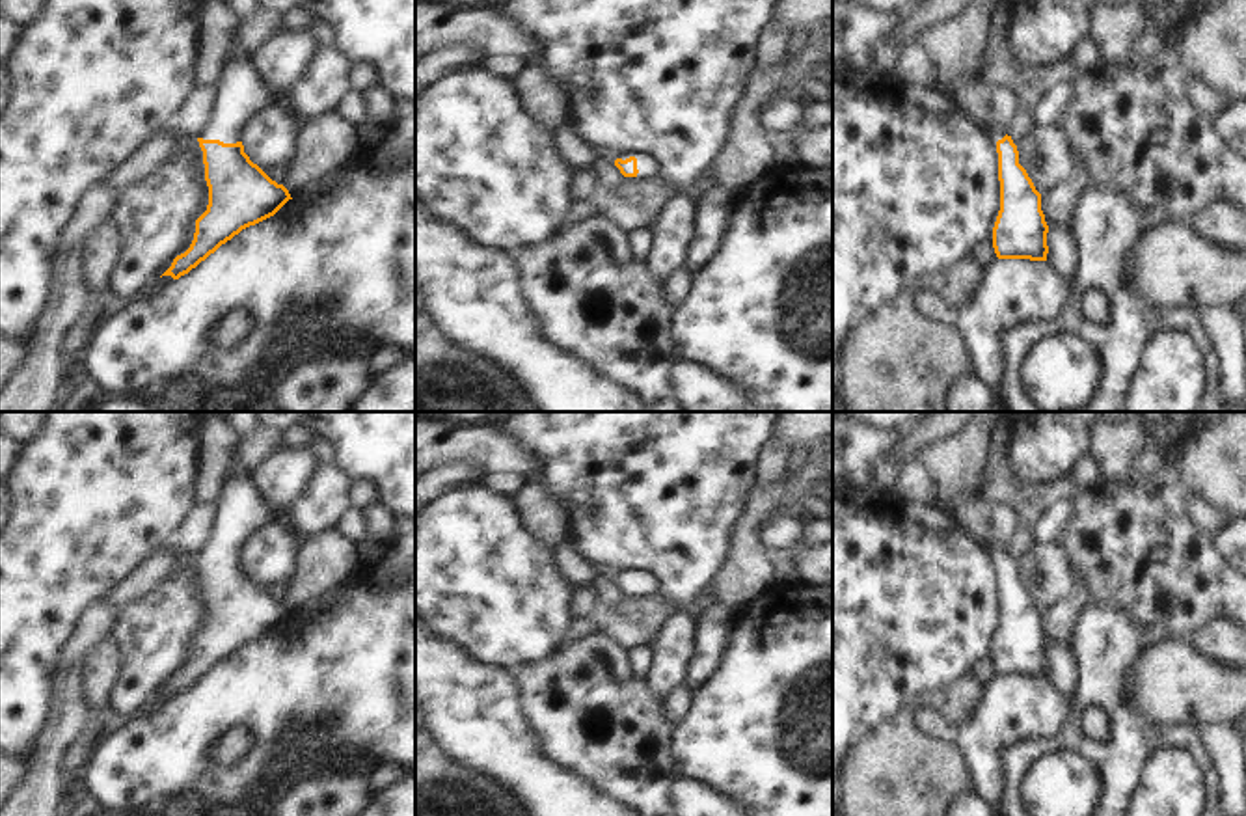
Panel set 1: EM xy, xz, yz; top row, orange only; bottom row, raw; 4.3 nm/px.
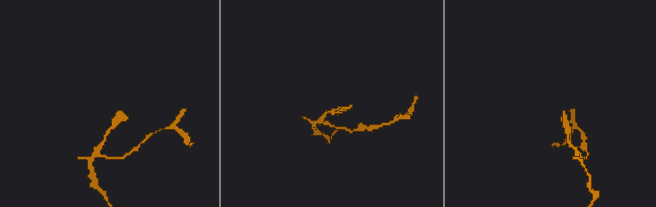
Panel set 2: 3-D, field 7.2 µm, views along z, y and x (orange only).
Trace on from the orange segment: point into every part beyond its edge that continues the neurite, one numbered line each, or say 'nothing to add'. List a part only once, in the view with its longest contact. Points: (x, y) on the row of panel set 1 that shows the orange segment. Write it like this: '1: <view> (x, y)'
1: xy (243, 92)

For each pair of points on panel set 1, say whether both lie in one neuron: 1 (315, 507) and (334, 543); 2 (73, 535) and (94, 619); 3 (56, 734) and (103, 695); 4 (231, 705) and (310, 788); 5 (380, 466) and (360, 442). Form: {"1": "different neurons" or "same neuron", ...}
{"1": "different neurons", "2": "different neurons", "3": "different neurons", "4": "different neurons", "5": "same neuron"}

